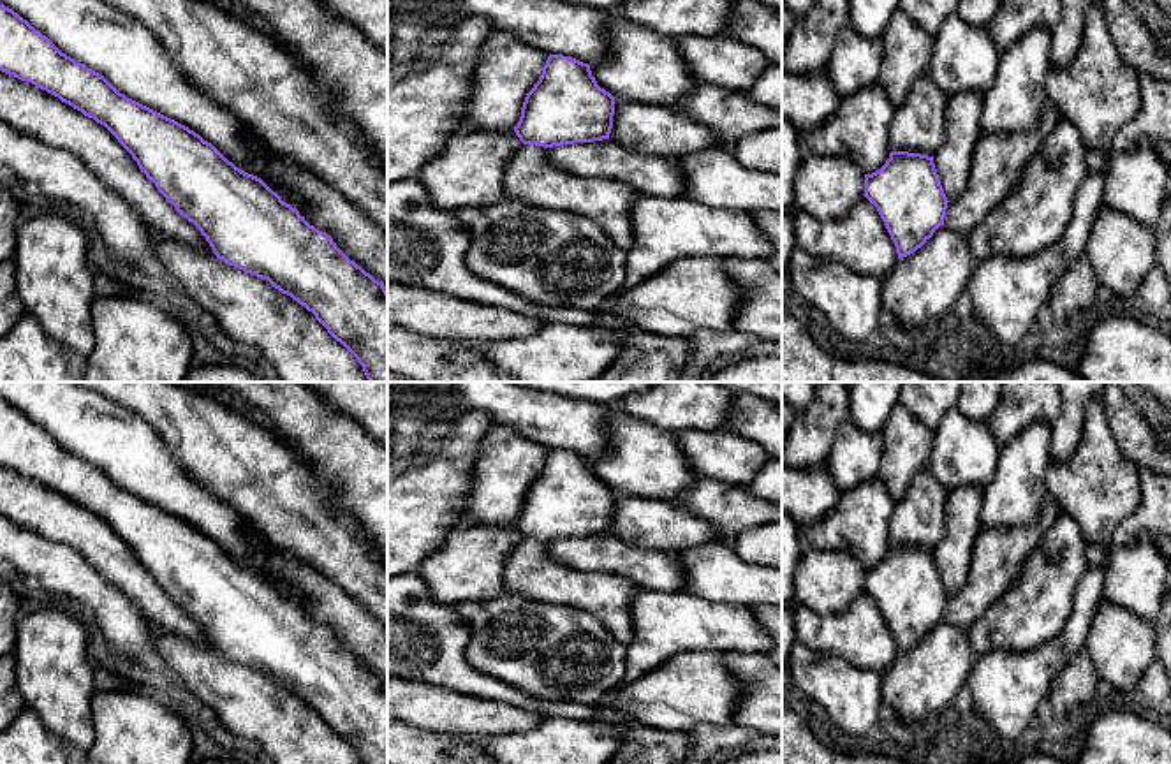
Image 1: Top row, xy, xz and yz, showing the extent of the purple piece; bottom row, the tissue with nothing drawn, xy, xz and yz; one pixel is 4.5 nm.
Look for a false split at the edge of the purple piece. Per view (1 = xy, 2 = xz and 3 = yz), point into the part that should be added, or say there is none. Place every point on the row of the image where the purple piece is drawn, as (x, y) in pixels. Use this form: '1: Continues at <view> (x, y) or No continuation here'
1: No continuation here
2: No continuation here
3: No continuation here

